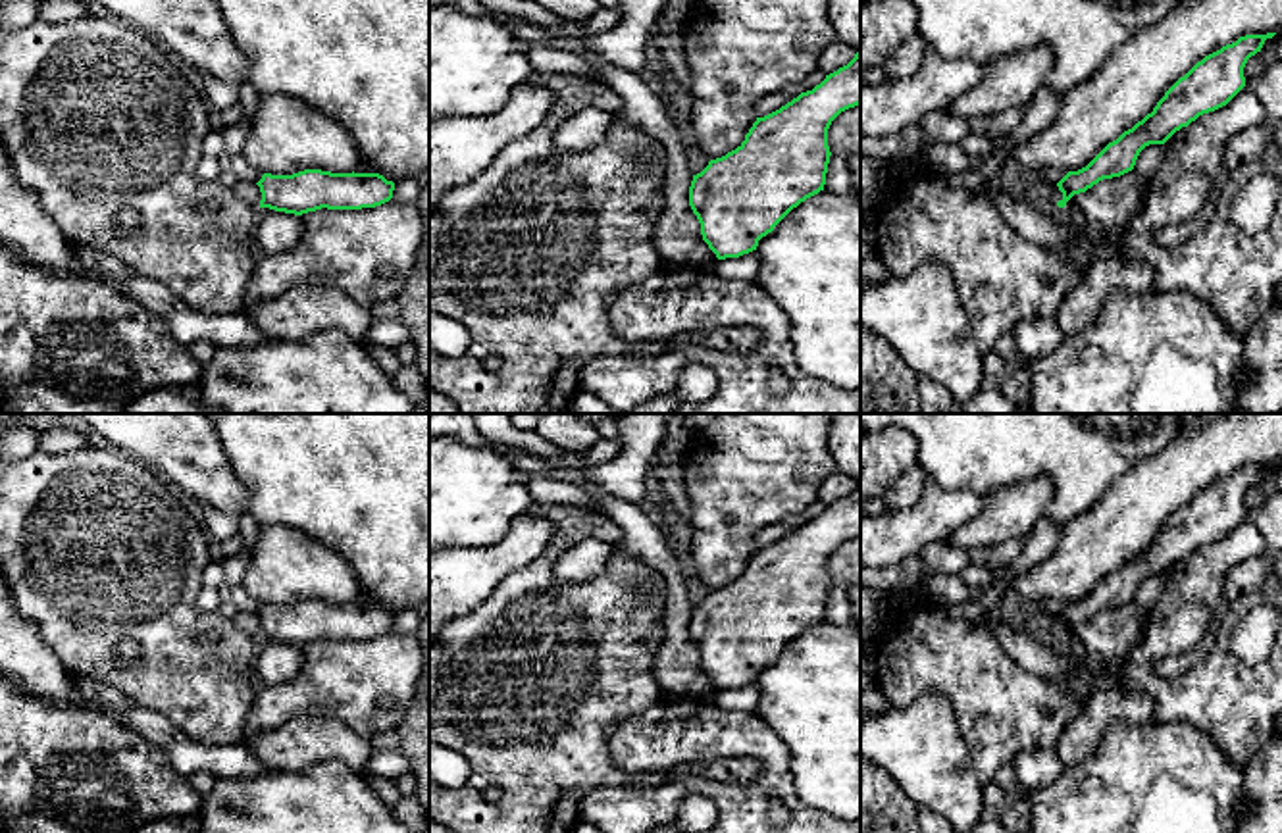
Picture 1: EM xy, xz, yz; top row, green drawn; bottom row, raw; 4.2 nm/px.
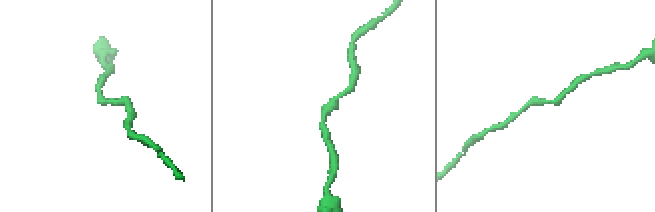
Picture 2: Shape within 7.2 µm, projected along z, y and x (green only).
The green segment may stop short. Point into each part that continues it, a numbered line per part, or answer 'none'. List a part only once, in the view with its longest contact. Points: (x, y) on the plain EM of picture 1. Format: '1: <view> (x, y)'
none

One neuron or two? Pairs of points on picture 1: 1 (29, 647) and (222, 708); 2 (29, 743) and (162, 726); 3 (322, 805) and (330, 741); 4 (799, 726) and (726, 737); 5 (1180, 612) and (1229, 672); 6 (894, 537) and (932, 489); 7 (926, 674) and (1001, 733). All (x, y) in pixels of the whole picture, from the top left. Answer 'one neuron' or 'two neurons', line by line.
1: two neurons
2: two neurons
3: two neurons
4: two neurons
5: one neuron
6: one neuron
7: one neuron

